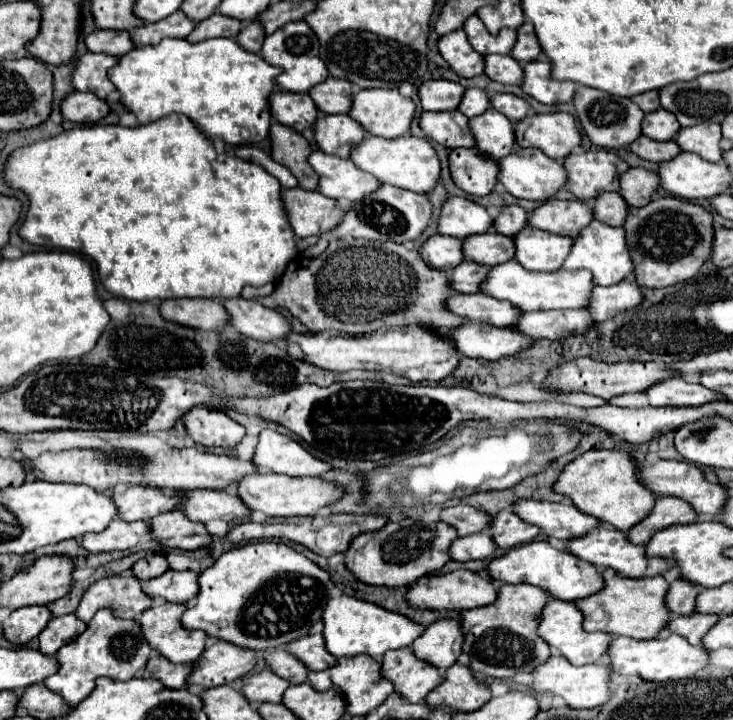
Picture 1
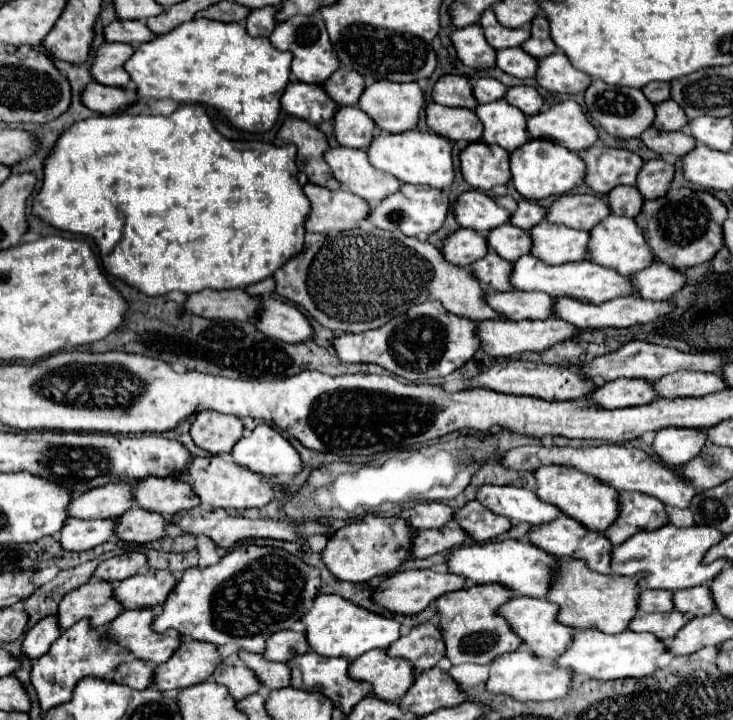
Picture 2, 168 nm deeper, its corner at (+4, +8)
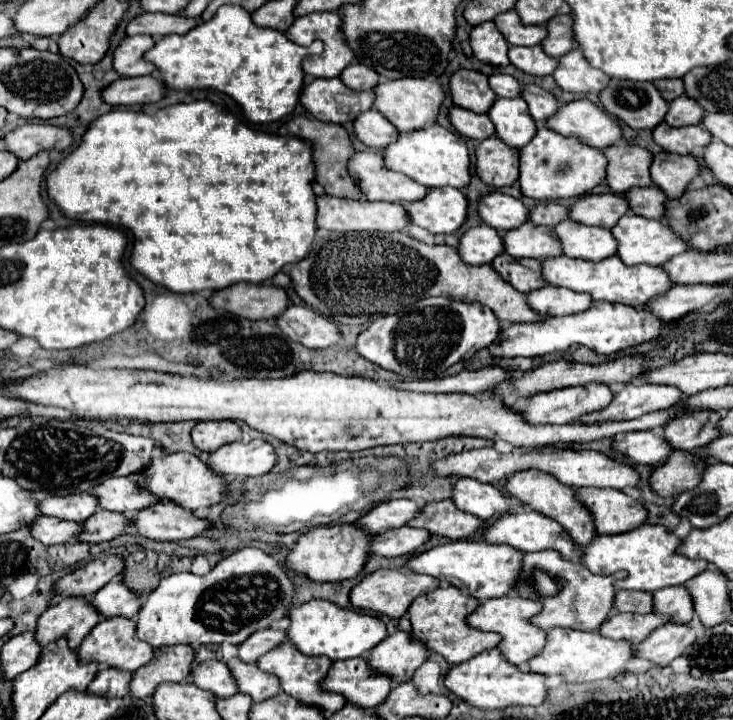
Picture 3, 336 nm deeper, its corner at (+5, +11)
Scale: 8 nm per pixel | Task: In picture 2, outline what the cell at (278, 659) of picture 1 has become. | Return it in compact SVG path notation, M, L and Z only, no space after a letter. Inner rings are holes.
M240 651L240 659L258 675L262 687L272 691L290 685L290 667L286 663L268 661L262 653L250 653L250 651Z

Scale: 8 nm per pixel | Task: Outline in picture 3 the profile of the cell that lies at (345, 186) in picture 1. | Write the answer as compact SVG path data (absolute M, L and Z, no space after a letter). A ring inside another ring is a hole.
M355 152L351 158L351 176L359 180L359 188L367 200L383 200L383 202L417 202L423 200L429 192L427 186L393 172L385 166L381 154L373 152Z

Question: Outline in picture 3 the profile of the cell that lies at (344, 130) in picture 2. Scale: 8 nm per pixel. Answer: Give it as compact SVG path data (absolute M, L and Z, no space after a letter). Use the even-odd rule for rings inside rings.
M373 108L355 120L355 134L369 148L387 148L399 138L399 130Z

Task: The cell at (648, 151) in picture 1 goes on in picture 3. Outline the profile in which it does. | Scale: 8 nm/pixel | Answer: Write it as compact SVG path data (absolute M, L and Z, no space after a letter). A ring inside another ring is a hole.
M667 122L659 124L653 130L653 138L665 152L675 154L689 154L695 148L705 148L713 140L713 136L703 126L673 128Z

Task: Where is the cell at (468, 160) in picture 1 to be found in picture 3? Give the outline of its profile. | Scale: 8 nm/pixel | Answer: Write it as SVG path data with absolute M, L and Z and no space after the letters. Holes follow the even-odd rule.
M491 136L477 148L477 174L489 186L511 186L519 178L519 150Z

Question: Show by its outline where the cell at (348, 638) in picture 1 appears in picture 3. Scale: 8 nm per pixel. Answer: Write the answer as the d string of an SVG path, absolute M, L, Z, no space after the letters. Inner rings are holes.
M311 600L289 612L291 626L287 628L287 638L305 656L327 656L329 660L347 660L367 656L385 636L385 624L369 614L361 614L349 608L339 608L327 600Z

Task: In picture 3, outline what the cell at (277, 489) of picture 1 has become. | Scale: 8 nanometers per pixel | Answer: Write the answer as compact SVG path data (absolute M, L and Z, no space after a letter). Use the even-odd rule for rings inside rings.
M177 452L177 454L155 454L151 464L139 472L137 476L139 486L147 488L153 496L169 500L181 508L187 508L191 512L195 512L197 508L203 506L213 506L217 502L221 502L223 498L223 488L225 482L221 476L215 476L213 472L207 472L207 464L187 452Z

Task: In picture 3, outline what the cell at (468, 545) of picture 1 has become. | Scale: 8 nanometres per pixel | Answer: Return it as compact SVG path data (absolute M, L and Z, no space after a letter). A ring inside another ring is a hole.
M393 528L383 534L377 534L371 538L371 552L387 558L395 556L407 556L413 554L415 548L423 546L429 540L429 532L423 532L423 528Z

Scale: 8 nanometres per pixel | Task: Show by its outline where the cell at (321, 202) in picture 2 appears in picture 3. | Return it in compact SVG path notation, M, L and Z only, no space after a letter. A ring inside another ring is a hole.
M325 196L317 198L319 214L317 214L317 226L333 232L403 232L409 226L409 214L401 204L395 202L357 202L357 200L347 200L347 198L335 198L335 196Z

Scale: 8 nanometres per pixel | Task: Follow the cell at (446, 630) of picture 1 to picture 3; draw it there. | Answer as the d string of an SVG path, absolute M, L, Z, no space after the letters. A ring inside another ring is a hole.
M395 632L379 642L369 658L367 664L379 674L391 678L391 682L401 684L409 682L413 672L427 660L429 650L423 648L417 640L413 640L407 632Z

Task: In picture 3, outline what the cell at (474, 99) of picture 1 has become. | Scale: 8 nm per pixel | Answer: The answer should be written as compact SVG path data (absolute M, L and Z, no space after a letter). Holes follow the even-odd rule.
M493 74L489 76L489 84L491 88L497 92L497 96L503 98L515 98L521 94L521 82L509 74Z

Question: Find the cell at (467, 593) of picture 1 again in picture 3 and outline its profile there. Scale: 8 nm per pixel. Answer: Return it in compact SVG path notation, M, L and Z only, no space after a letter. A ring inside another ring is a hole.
M377 570L367 574L359 584L353 586L349 600L355 608L361 610L373 610L377 614L385 614L389 618L401 618L407 614L407 606L411 600L421 596L423 592L431 592L439 586L437 580L431 580L431 576L415 574L411 570Z

